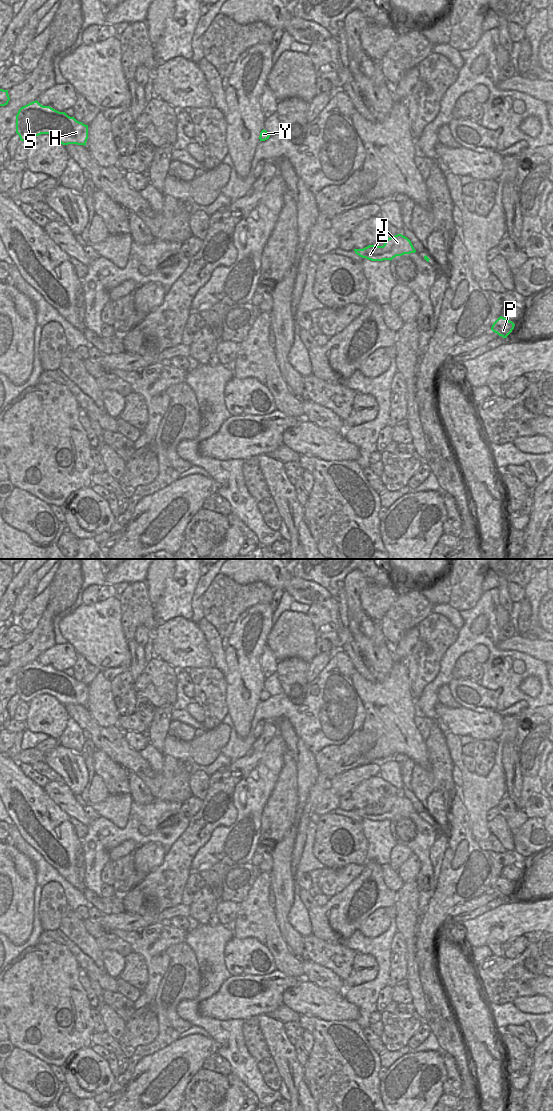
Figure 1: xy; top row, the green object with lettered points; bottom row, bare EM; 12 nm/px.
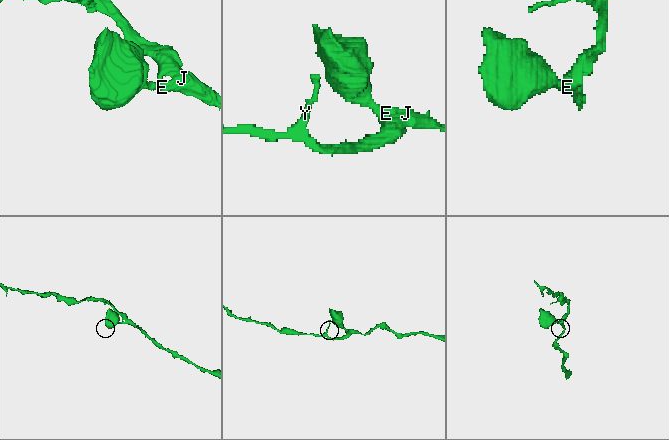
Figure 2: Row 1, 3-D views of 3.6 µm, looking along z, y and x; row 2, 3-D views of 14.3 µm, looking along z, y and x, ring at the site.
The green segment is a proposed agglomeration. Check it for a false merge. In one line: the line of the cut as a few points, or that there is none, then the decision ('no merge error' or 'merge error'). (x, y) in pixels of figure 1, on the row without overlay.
no cut | no merge error

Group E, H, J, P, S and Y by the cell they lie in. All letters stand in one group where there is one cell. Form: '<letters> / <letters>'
E H J P S Y

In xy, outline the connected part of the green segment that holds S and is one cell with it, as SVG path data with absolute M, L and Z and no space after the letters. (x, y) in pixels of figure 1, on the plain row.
M37 660L21 667L16 675L16 693L20 700L30 702L36 696L49 694L61 704L86 705L88 685L59 672L50 666L43 666Z

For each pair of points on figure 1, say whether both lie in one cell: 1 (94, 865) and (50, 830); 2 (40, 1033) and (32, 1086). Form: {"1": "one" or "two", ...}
{"1": "two", "2": "two"}

